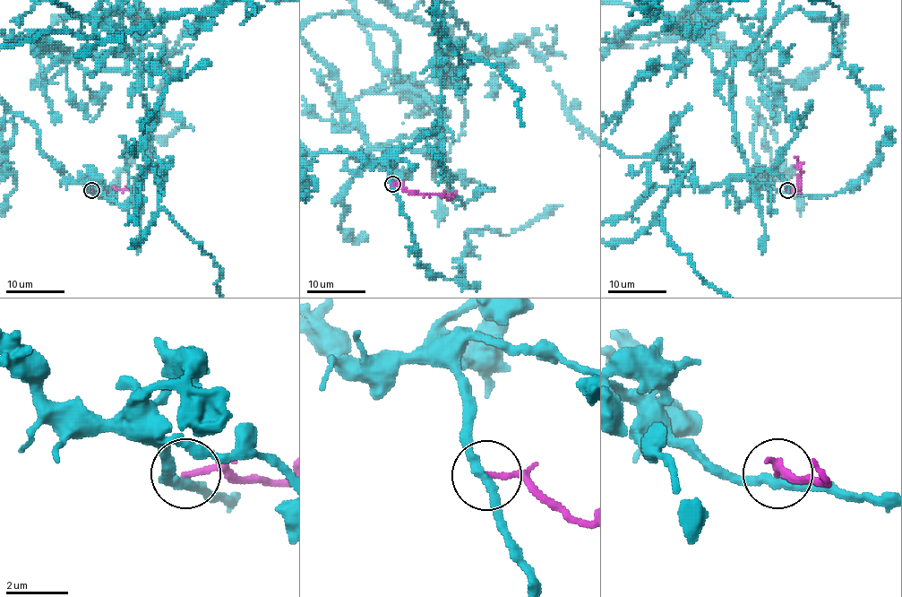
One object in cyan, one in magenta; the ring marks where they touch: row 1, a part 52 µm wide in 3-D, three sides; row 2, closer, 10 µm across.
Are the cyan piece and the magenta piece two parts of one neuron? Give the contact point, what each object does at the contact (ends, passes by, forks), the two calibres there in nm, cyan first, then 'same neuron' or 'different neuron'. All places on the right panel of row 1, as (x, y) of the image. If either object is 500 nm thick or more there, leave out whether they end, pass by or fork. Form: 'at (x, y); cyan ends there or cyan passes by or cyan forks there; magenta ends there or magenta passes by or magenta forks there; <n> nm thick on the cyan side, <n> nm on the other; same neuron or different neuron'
at (787, 190); cyan passes by; magenta ends there; 280 nm thick on the cyan side, 190 nm on the other; different neuron

